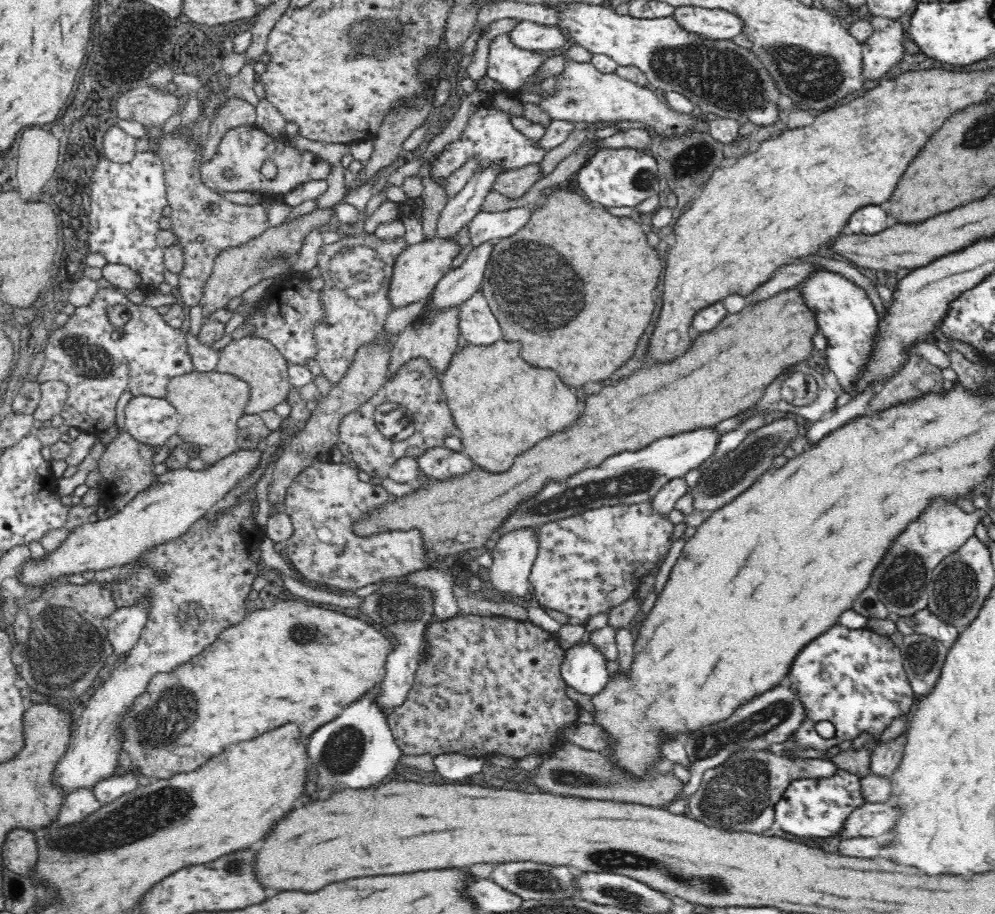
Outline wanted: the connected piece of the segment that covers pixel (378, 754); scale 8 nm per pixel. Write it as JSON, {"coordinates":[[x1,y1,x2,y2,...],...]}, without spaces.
{"coordinates":[[382,682,376,683,370,692,360,696,356,702,352,702,348,708,344,708,332,722,320,726,312,734,308,750,312,752,312,766,318,772,318,784,320,786,334,788,338,784,344,784,344,786,350,786,350,788,366,788,374,782,380,782,388,772,399,770,401,752,388,724,388,712,384,709,384,705,379,702,381,698,380,686,382,686]]}

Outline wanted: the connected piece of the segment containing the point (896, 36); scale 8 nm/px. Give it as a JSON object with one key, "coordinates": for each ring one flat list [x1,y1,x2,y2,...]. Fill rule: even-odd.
{"coordinates":[[862,15,859,20,870,23,872,34,861,43,860,72,866,81,879,81,905,56,904,27,897,19]]}

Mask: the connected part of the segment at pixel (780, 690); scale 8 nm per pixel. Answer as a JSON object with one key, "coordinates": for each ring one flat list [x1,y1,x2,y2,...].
{"coordinates":[[783,683,773,690,754,698,738,710,712,726,704,726,698,732,685,737,684,746,690,757,690,780,683,786,682,794,688,798,698,790,704,772,722,764,736,749,765,749,774,743,786,742,794,737,796,730,804,724,808,709,801,700,801,693,790,685]]}

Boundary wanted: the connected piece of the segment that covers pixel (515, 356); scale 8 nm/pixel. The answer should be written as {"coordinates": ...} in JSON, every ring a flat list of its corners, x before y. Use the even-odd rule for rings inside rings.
{"coordinates":[[504,339,497,340,489,345,467,345,453,354,450,364,445,368,445,371,440,374,441,394,445,396,453,424,461,437,461,447,463,452,468,454,470,459,474,460,474,464,488,468,490,472,506,472,512,466,512,460,524,452,526,448,530,448,532,444,536,444,538,440,542,440,544,436,552,436,552,432,558,432,560,428,564,428,564,424,573,423,579,415,578,405,576,404,576,396,574,392,558,378,558,374,554,370,544,370,544,368,534,368,528,362,524,362,520,358,520,342,504,342]]}

